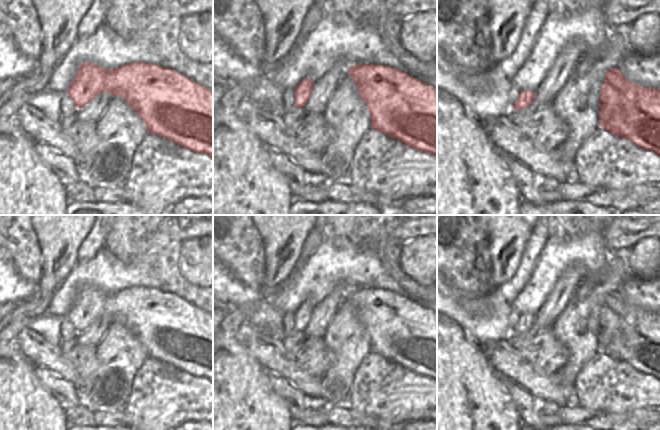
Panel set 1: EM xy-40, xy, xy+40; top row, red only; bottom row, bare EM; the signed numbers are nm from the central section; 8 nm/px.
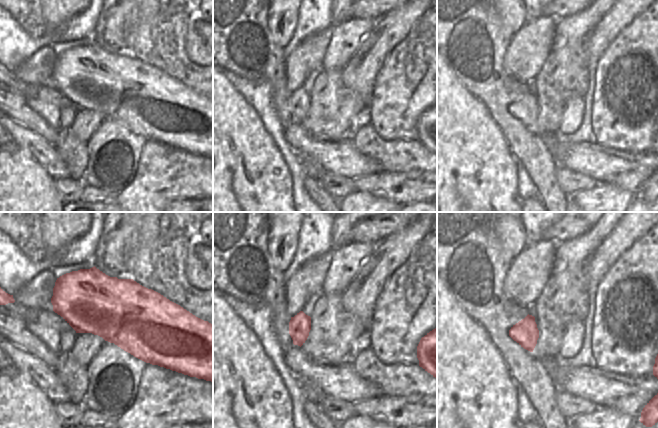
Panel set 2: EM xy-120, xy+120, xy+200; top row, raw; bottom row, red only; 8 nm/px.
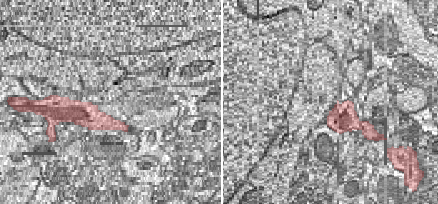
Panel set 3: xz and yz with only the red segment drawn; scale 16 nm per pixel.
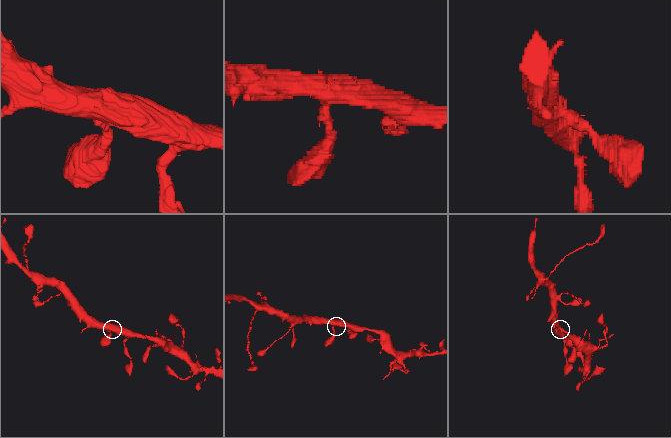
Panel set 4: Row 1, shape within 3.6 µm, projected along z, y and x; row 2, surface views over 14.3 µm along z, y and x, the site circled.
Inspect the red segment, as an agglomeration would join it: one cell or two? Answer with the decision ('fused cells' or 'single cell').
single cell

